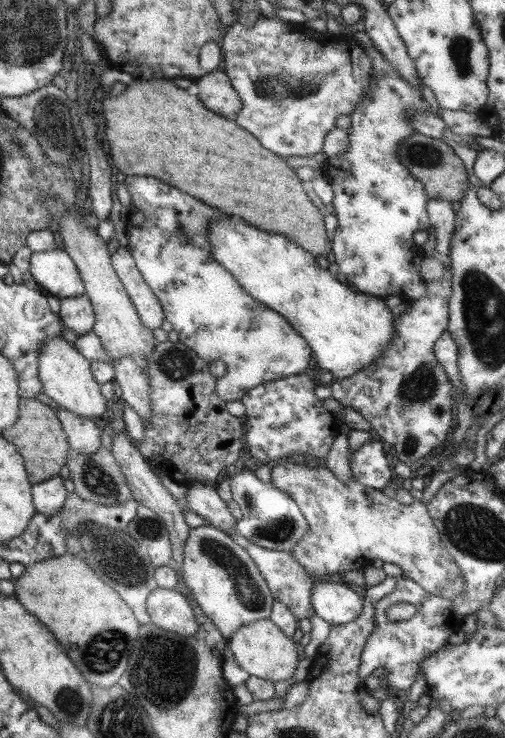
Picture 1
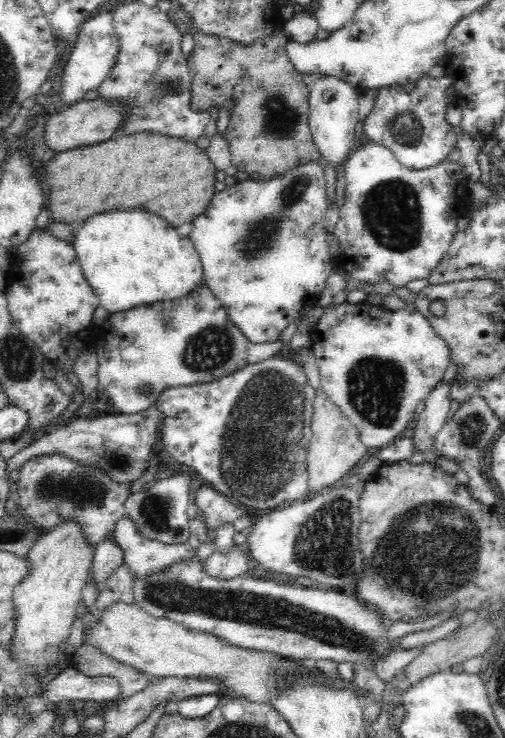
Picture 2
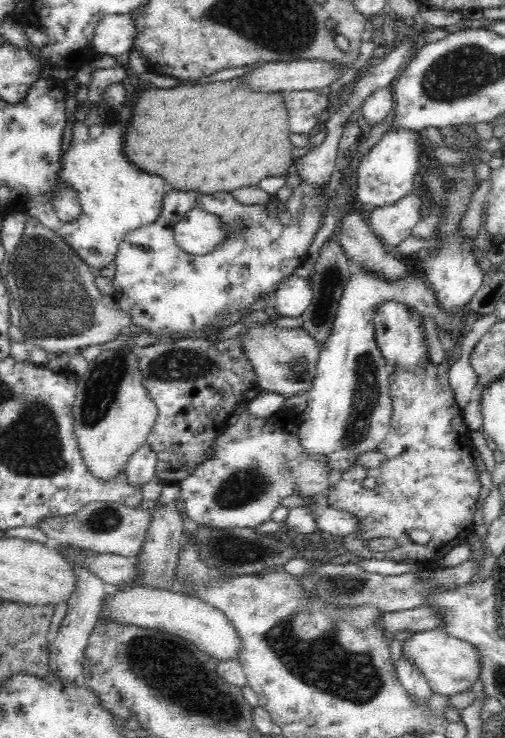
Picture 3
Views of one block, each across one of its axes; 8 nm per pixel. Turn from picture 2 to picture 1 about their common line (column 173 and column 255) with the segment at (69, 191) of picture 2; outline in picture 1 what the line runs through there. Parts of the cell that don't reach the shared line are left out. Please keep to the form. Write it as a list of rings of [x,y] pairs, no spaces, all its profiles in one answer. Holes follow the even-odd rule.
[[[165,80],[133,82],[121,96],[103,100],[103,116],[105,140],[111,146],[113,164],[119,172],[155,176],[161,182],[177,186],[181,192],[215,206],[225,215],[235,214],[263,231],[283,235],[314,257],[327,256],[331,243],[323,227],[324,212],[303,191],[295,170],[287,166],[285,159],[265,150],[257,139],[253,140],[253,136],[241,130],[234,121],[205,110],[195,96],[189,96],[185,90],[179,90]]]

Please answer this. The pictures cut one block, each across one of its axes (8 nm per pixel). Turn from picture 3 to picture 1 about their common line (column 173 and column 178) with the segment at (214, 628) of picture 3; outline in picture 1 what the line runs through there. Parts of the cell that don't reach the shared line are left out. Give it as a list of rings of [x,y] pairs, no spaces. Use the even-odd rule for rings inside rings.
[[[155,587],[147,595],[146,612],[158,629],[180,636],[192,636],[197,631],[197,620],[188,599],[175,588]]]

